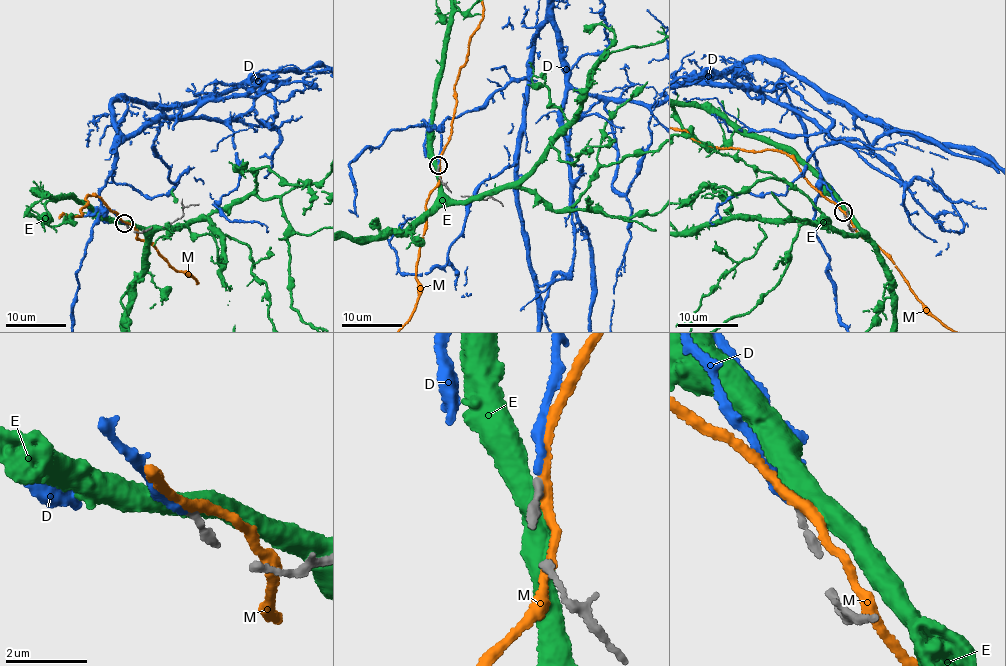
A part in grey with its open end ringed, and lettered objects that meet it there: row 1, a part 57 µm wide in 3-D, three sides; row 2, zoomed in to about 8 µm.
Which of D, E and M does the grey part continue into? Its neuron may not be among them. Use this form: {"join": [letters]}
{"join": ["D"]}

